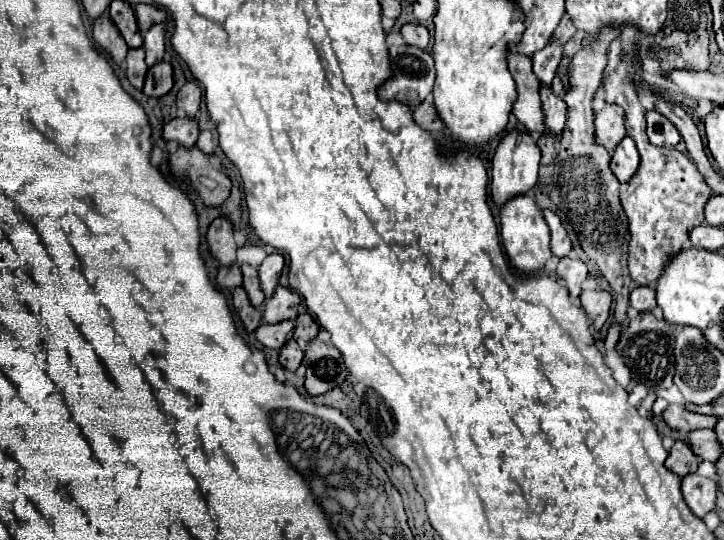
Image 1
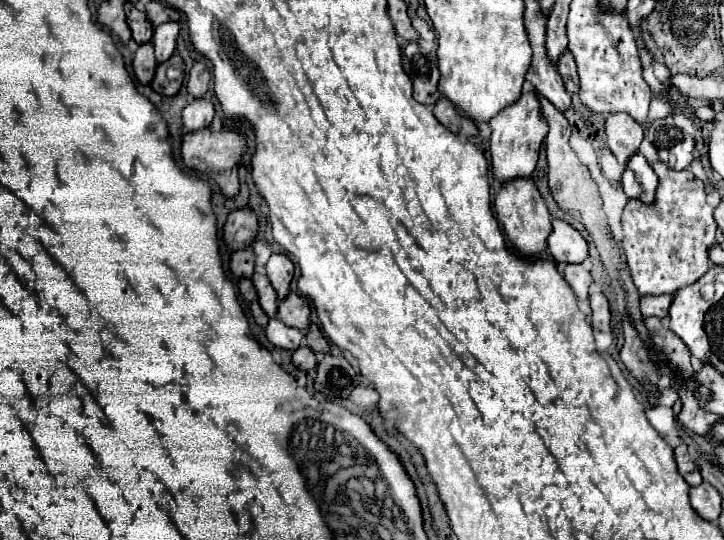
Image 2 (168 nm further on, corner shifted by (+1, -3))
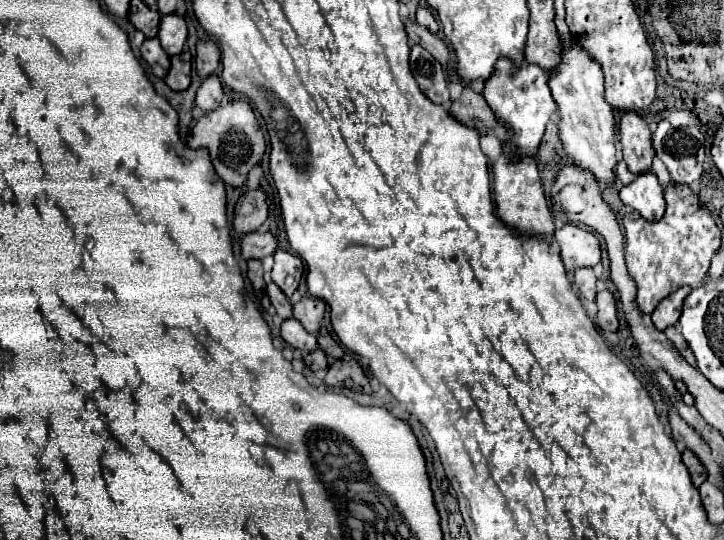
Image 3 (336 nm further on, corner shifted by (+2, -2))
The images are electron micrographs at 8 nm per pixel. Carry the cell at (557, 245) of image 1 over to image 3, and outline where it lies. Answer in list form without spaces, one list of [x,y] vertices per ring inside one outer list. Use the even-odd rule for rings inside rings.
[[[566,224],[562,230],[556,230],[556,240],[560,244],[560,254],[566,270],[576,270],[582,266],[596,266],[602,260],[602,250],[598,238],[576,226],[576,224]]]

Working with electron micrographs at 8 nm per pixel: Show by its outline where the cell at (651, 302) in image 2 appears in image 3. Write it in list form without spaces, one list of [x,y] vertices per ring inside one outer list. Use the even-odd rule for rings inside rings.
[[[690,286],[680,288],[678,292],[672,292],[666,300],[662,300],[662,304],[658,304],[658,308],[652,312],[652,322],[660,332],[678,322],[678,318],[682,314],[682,302],[690,292],[692,292]]]

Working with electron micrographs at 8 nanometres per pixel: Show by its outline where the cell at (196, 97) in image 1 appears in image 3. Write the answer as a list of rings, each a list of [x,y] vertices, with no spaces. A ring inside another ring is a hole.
[[[200,40],[196,44],[196,70],[200,78],[214,74],[220,66],[220,48],[214,40]]]

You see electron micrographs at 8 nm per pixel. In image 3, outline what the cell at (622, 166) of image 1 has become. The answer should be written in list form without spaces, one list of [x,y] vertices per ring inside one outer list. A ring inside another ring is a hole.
[[[652,172],[638,176],[632,184],[620,190],[620,198],[624,204],[632,206],[646,220],[660,220],[664,216],[664,190],[658,178]]]

